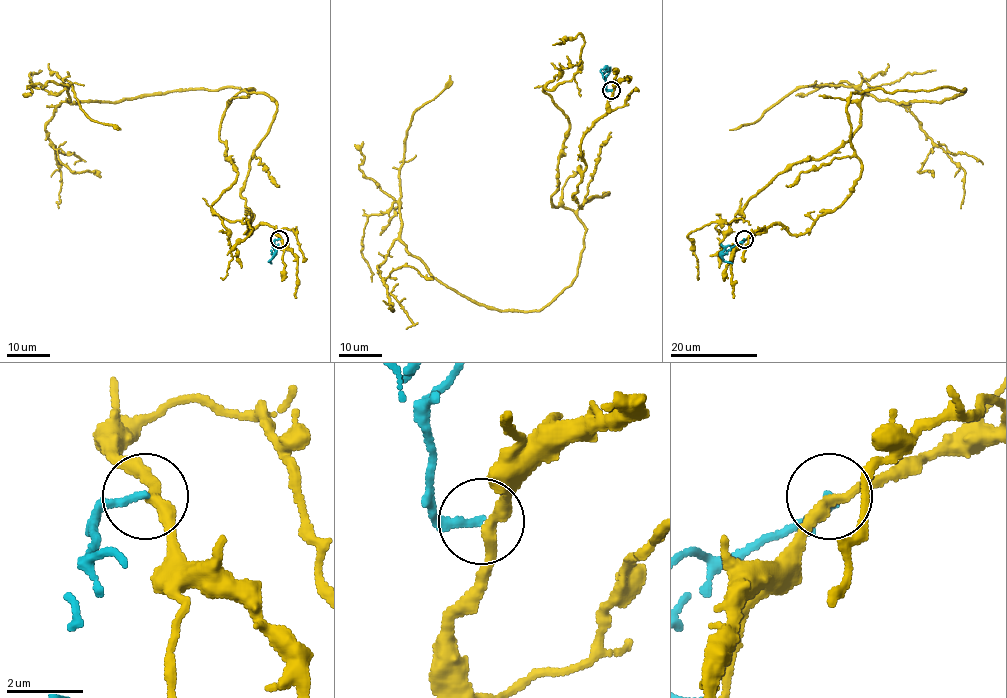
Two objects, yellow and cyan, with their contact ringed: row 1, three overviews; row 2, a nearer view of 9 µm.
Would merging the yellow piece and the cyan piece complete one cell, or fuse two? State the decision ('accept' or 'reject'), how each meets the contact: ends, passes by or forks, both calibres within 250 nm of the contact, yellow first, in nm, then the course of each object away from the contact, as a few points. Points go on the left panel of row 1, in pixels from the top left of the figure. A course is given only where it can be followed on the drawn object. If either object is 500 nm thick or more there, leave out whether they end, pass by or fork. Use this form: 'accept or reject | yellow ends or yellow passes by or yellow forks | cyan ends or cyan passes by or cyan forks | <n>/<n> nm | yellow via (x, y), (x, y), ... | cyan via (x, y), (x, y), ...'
reject | yellow passes by | cyan ends | 300/220 nm | yellow via (279, 238), (267, 224), (249, 234), (240, 195), (276, 112), (267, 95), (71, 103), (67, 85), (118, 130) | cyan via (279, 238), (274, 241), (276, 254), (268, 261), (272, 263)

